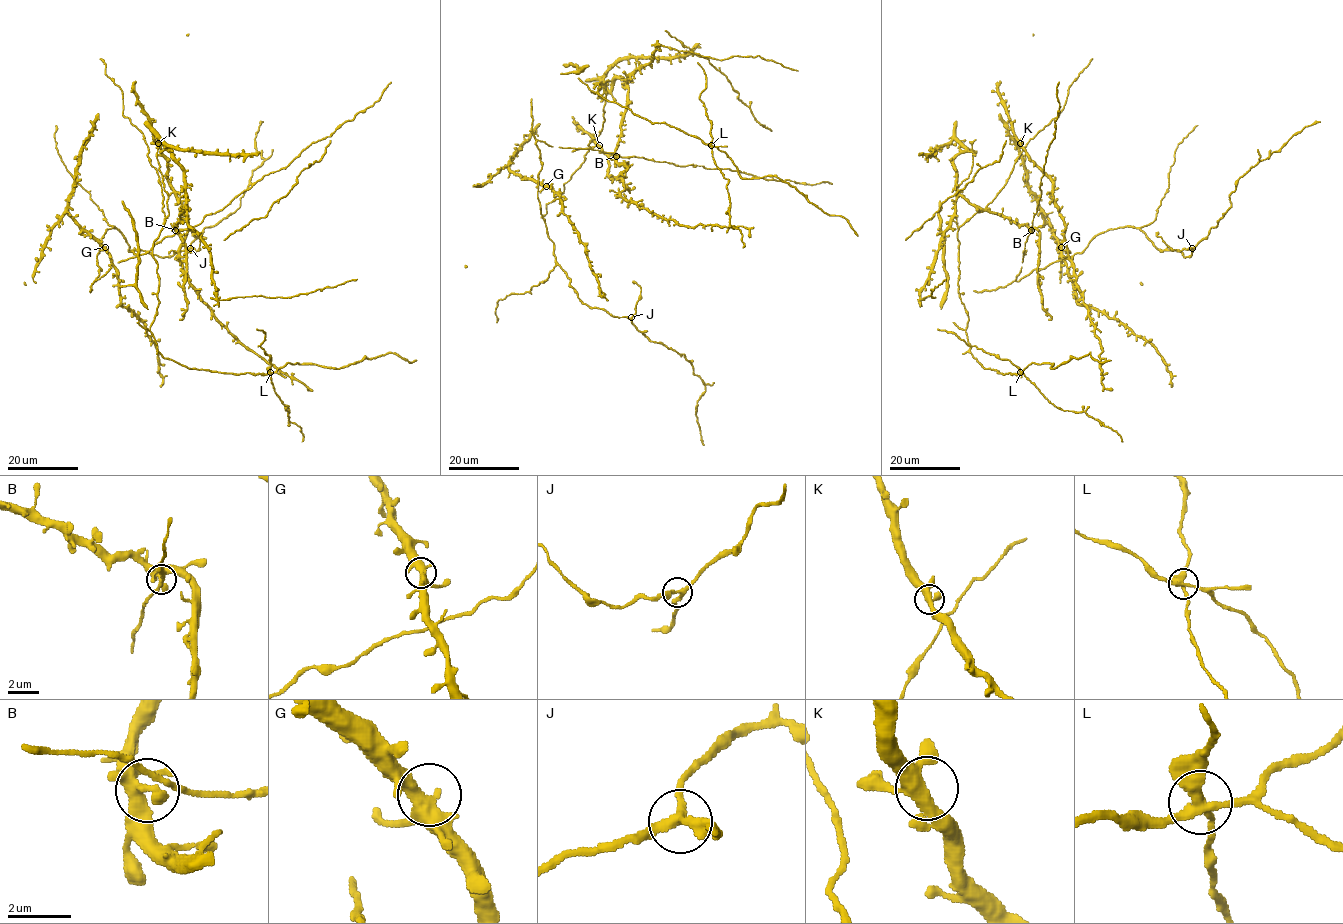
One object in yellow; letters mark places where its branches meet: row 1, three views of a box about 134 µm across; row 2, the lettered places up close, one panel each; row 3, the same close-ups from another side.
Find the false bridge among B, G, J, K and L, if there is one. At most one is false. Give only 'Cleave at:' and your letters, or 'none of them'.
Cleave at: L

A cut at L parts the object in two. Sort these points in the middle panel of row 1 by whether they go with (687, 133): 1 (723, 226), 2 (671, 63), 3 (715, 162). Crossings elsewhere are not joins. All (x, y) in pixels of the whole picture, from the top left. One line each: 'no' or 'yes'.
1: yes
2: yes
3: no

